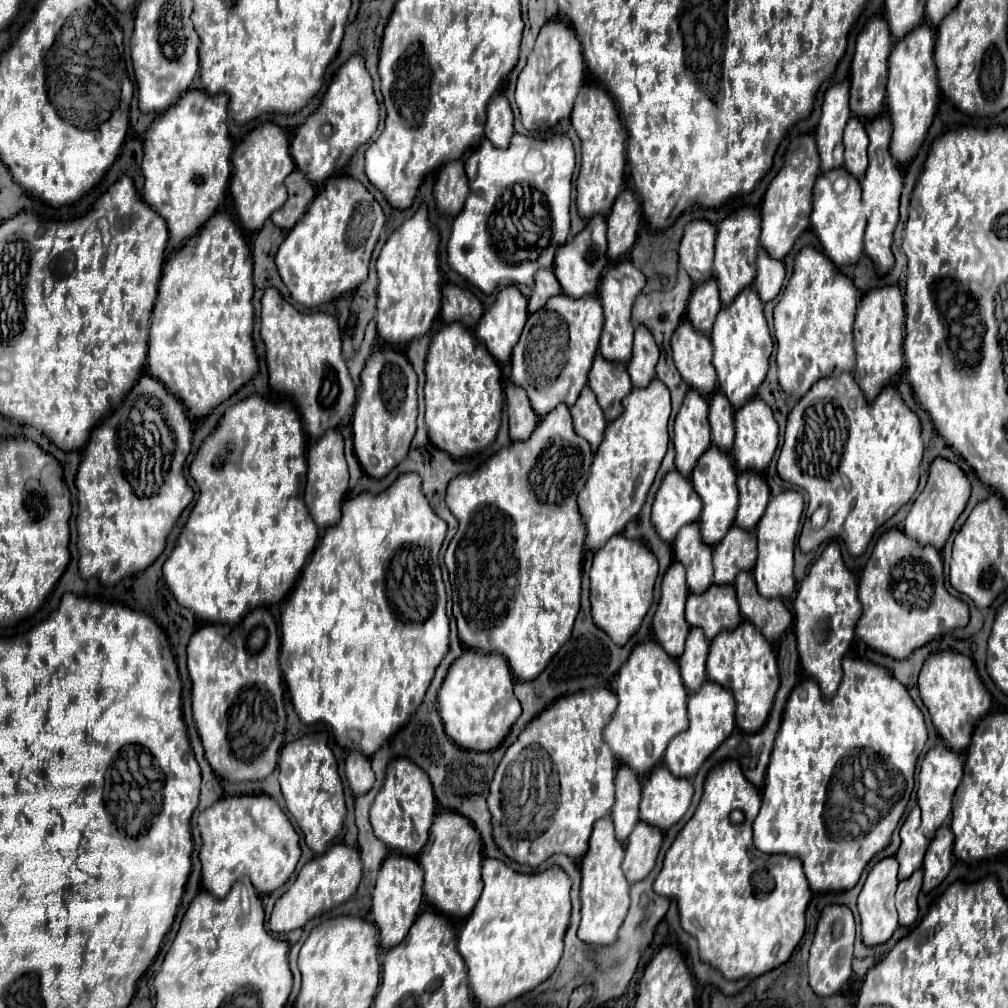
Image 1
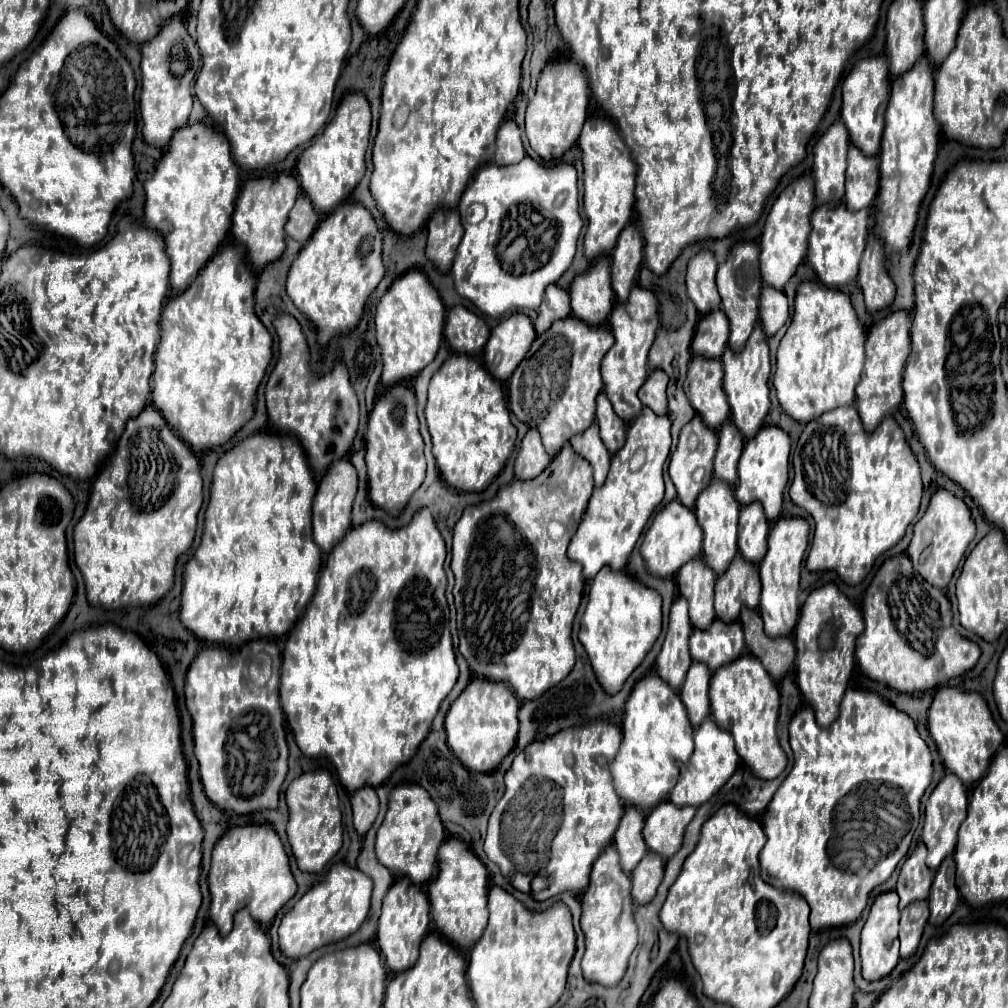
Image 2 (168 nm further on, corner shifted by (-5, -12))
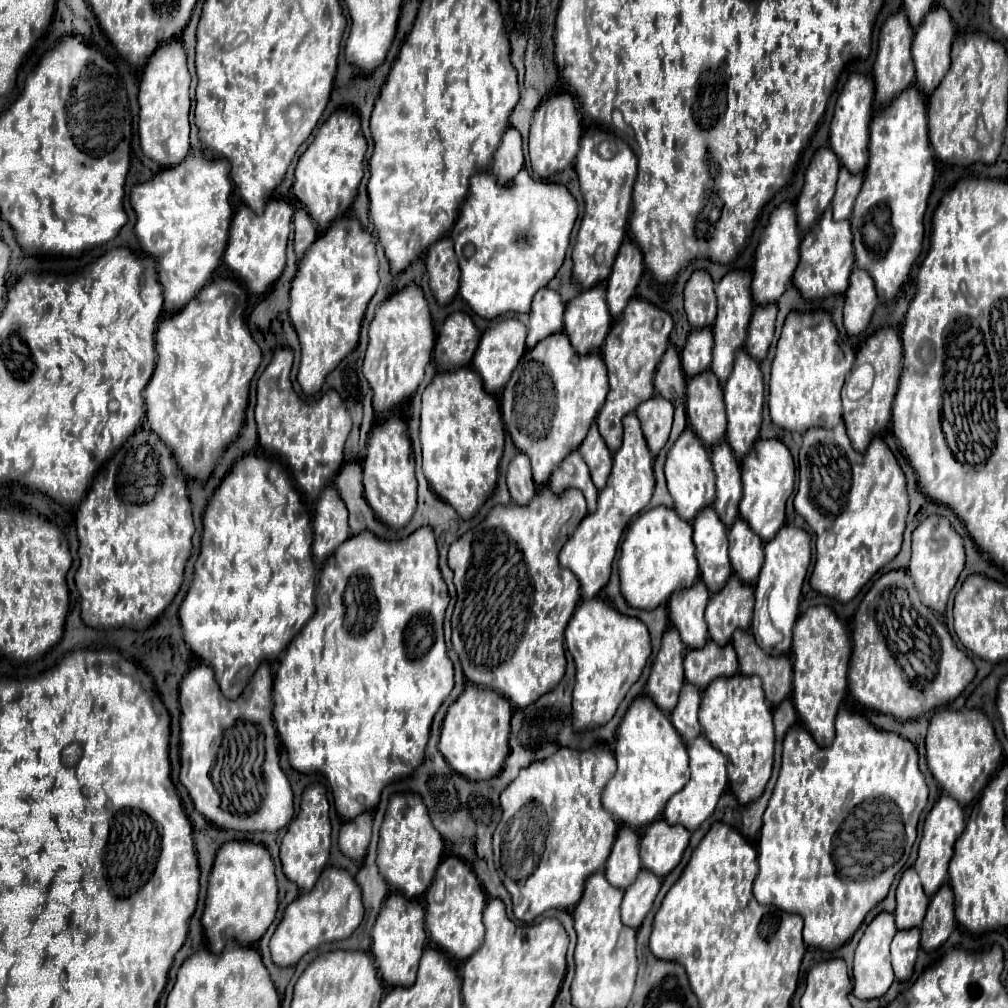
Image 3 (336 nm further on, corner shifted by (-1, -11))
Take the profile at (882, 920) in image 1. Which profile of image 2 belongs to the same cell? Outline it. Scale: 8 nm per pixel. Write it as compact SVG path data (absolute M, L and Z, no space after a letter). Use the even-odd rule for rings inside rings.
M884 891L874 897L874 905L870 907L868 921L862 929L862 943L860 943L860 955L862 955L862 975L868 981L876 981L884 975L888 975L898 959L898 923L900 923L900 909L898 909L898 895L894 891Z

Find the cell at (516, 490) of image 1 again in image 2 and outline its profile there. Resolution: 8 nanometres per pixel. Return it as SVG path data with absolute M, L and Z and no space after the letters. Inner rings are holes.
M566 441L538 477L502 485L486 505L490 513L480 513L478 507L466 507L454 529L452 571L456 583L452 593L456 601L460 653L476 677L508 683L522 701L532 701L556 685L556 681L562 681L576 661L572 623L582 601L584 579L580 565L568 559L566 549L580 525L592 489L590 463Z

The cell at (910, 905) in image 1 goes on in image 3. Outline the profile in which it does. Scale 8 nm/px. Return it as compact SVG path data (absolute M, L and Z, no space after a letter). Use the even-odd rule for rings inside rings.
M918 928L912 930L900 930L896 932L892 940L892 968L894 968L894 978L896 982L906 982L910 980L914 972L914 962L916 954L920 948L920 932Z

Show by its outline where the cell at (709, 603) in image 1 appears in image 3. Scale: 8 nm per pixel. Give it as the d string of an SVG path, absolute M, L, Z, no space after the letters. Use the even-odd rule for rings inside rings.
M708 640L704 648L688 650L684 656L684 678L698 690L706 690L716 678L730 678L738 674L738 660L732 644L718 646Z

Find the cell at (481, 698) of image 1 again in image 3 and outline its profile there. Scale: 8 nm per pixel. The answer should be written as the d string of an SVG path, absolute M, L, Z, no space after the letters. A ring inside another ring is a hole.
M466 686L460 700L456 700L444 718L440 734L440 752L448 760L450 768L474 782L494 778L510 752L508 734L510 734L510 702L498 692L484 690L478 686Z

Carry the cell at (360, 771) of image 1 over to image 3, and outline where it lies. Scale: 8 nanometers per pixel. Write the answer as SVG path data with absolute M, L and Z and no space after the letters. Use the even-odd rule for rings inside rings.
M364 812L358 818L342 824L338 844L348 858L362 860L368 852L370 838L372 838L372 816L370 812Z

